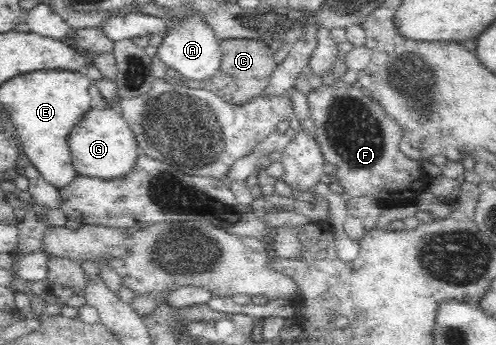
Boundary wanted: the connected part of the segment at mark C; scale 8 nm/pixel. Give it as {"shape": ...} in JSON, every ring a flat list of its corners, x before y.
{"shape":[[232,38,218,41,218,51,220,51,220,66,212,77,202,82,194,82,182,76,176,69,167,67,164,79,170,82,174,80,176,84,190,86,190,88,209,90,232,106,243,106,251,102,268,86,271,72,276,66,275,52,268,43,262,40,250,40,250,38]]}

